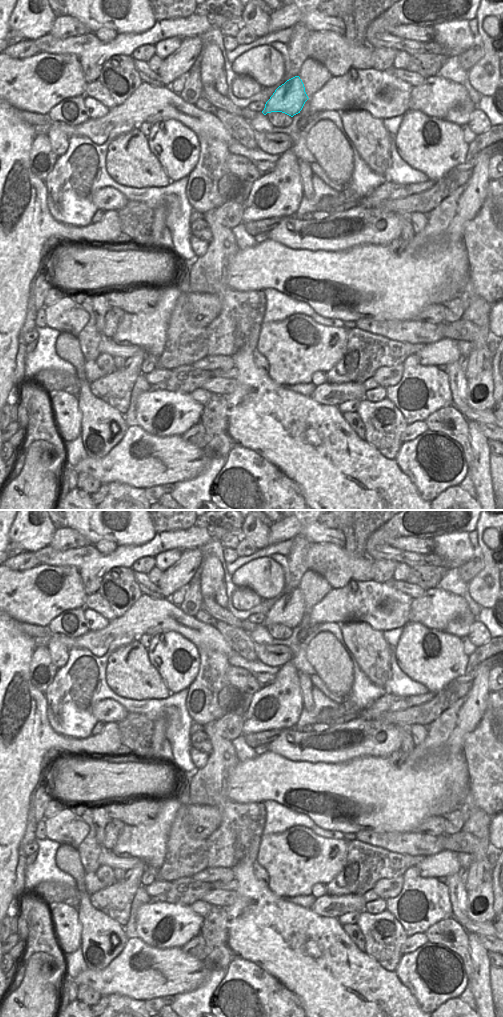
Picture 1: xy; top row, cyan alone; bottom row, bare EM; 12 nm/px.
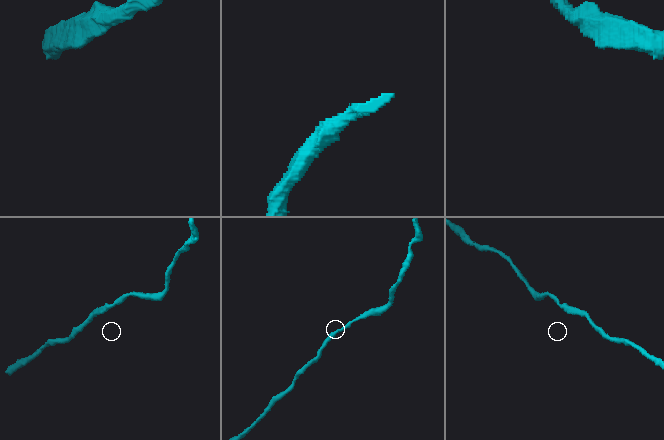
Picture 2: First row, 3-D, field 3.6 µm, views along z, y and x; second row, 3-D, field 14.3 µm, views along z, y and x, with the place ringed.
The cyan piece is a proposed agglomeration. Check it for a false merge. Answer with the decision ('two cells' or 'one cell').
one cell

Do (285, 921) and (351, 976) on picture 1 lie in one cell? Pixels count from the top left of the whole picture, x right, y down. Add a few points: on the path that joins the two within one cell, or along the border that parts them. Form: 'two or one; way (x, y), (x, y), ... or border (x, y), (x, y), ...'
one; way (302, 933), (311, 934), (334, 960)

